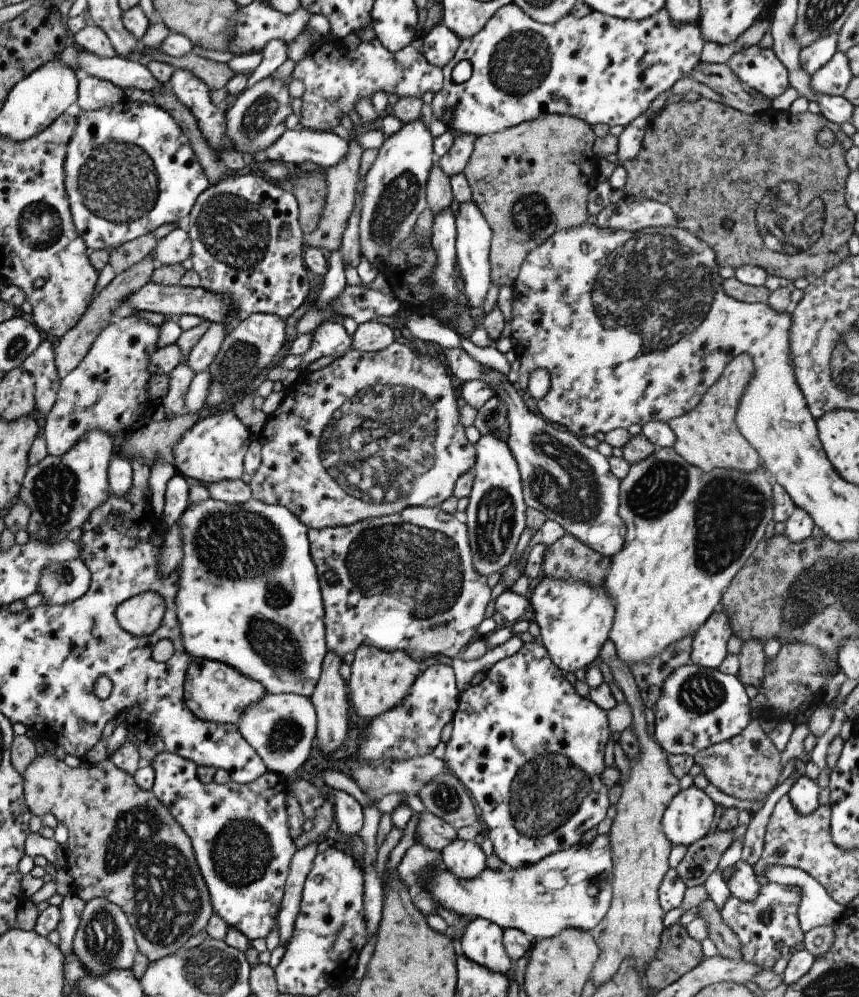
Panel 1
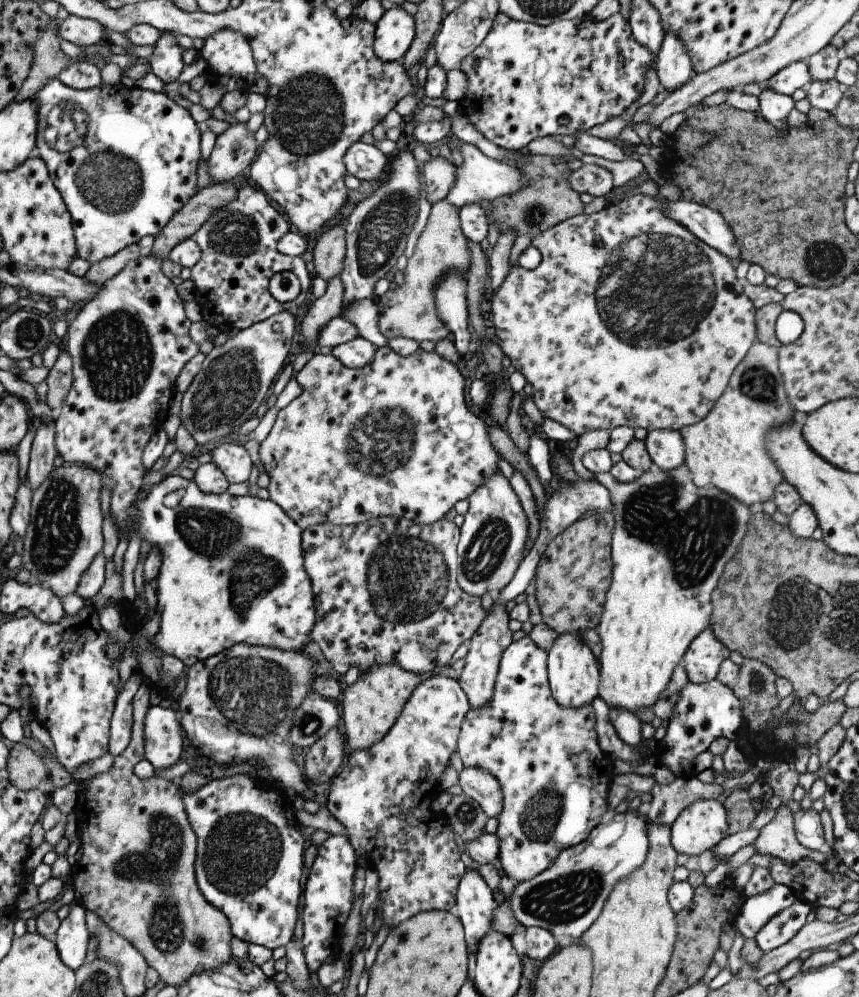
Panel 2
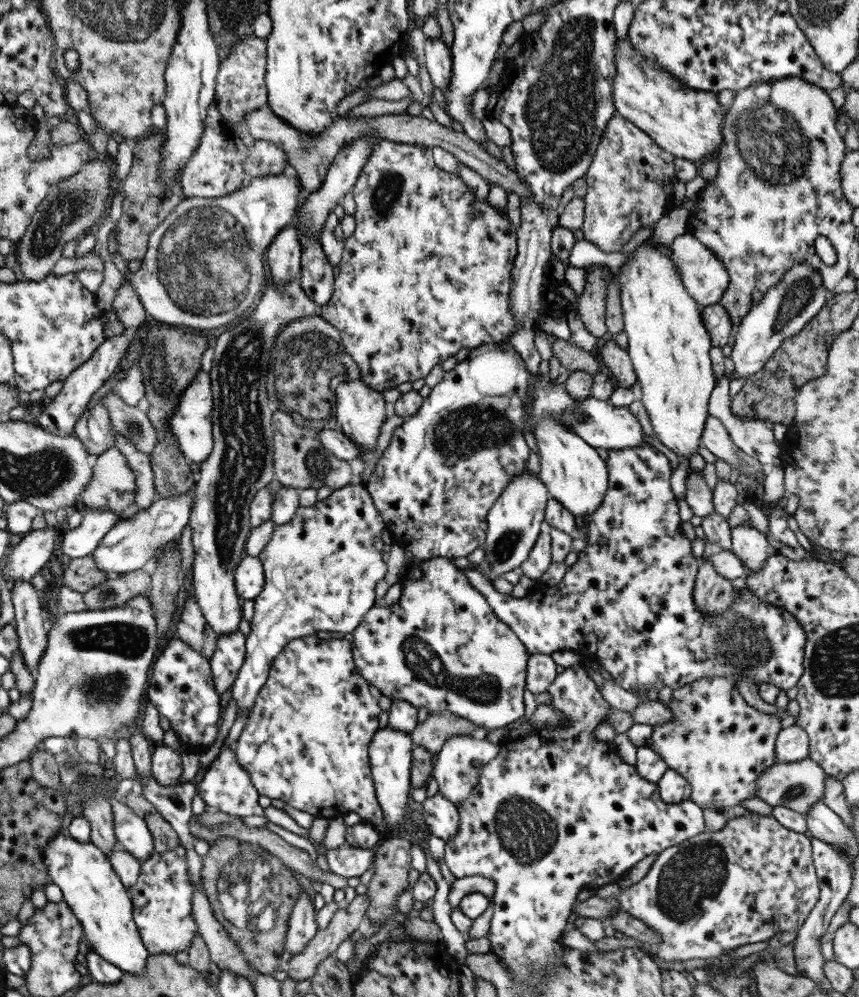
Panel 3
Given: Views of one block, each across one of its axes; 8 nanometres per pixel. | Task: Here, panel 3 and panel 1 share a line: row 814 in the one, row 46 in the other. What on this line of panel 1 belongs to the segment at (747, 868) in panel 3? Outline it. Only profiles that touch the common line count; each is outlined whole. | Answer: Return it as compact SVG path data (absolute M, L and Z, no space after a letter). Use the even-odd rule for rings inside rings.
M752 45L735 52L726 62L733 73L741 80L742 84L749 90L756 90L770 99L780 96L789 86L787 68L778 60L773 48L761 48Z

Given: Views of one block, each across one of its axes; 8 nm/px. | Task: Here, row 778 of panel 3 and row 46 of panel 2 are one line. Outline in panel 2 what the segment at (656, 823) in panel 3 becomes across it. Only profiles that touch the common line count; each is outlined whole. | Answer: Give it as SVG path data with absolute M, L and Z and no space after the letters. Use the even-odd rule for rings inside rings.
M620 10L603 21L589 16L562 19L539 25L511 19L498 13L482 44L465 56L459 69L467 74L467 87L460 107L478 132L508 150L526 151L535 138L566 136L588 131L620 114L640 98L648 68L656 56L634 38ZM479 61L478 67L472 64Z

